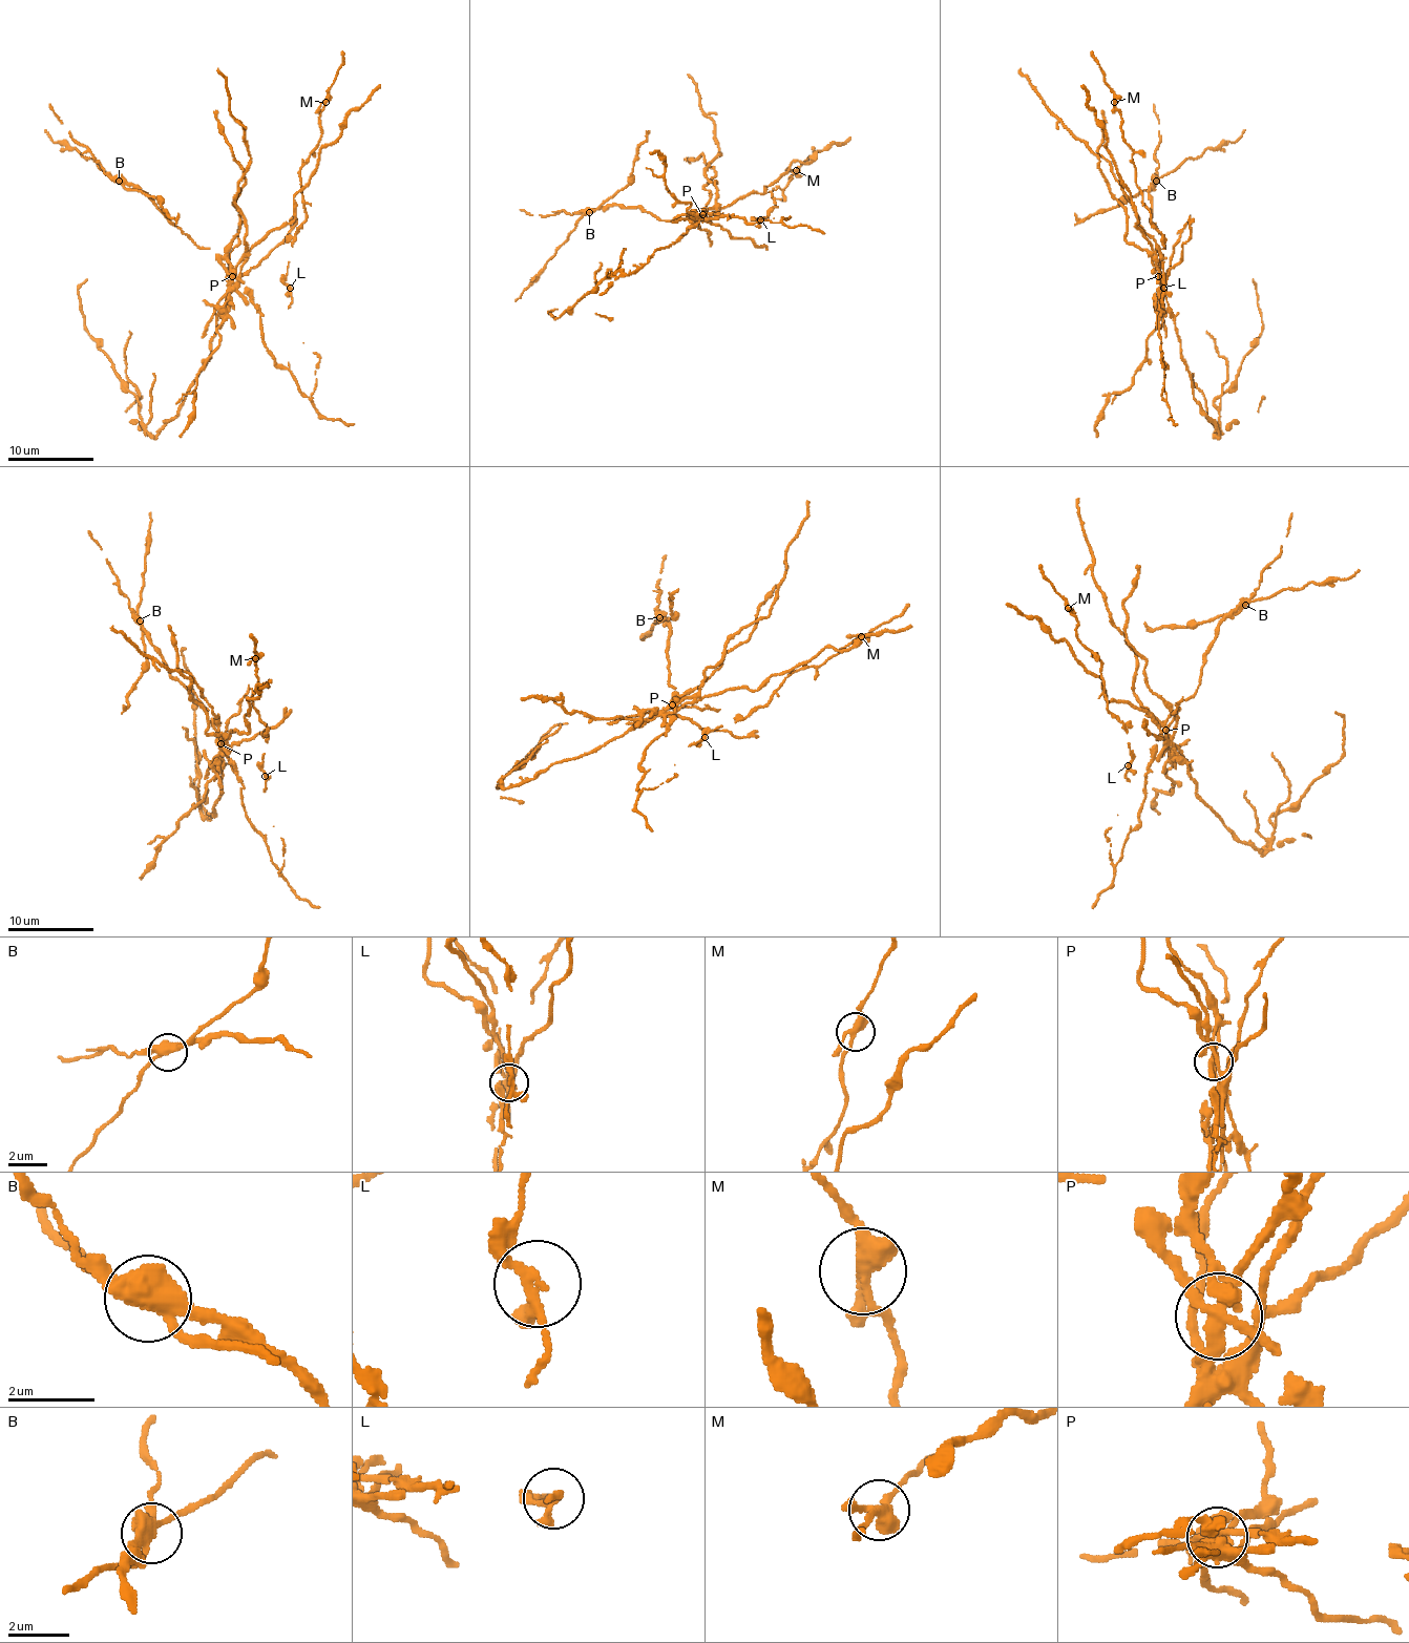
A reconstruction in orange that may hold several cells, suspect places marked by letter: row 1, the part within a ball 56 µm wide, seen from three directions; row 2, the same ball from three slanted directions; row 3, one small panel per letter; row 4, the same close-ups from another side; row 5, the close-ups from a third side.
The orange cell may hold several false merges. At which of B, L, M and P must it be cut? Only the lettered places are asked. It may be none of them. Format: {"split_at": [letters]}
{"split_at": ["B", "P"]}

